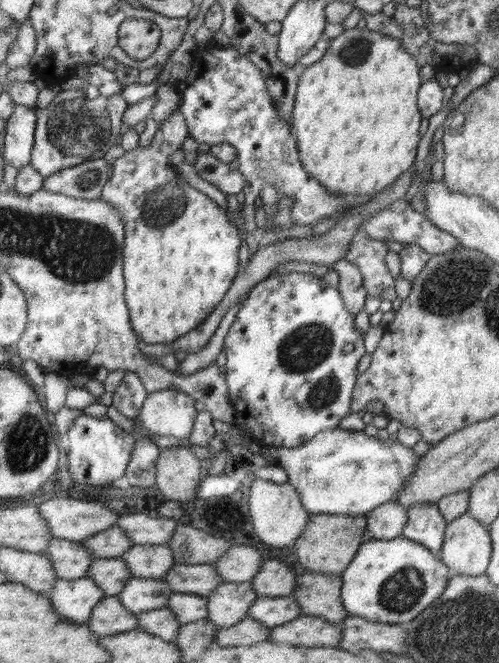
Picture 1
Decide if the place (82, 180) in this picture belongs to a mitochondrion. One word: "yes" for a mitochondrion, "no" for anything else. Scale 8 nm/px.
yes

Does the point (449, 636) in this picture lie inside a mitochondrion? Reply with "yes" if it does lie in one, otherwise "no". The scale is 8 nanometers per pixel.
yes

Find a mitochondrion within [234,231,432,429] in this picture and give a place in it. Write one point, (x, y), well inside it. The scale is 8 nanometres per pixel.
(306, 349)

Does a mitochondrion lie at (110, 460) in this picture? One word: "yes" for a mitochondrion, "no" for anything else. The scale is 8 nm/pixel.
no

